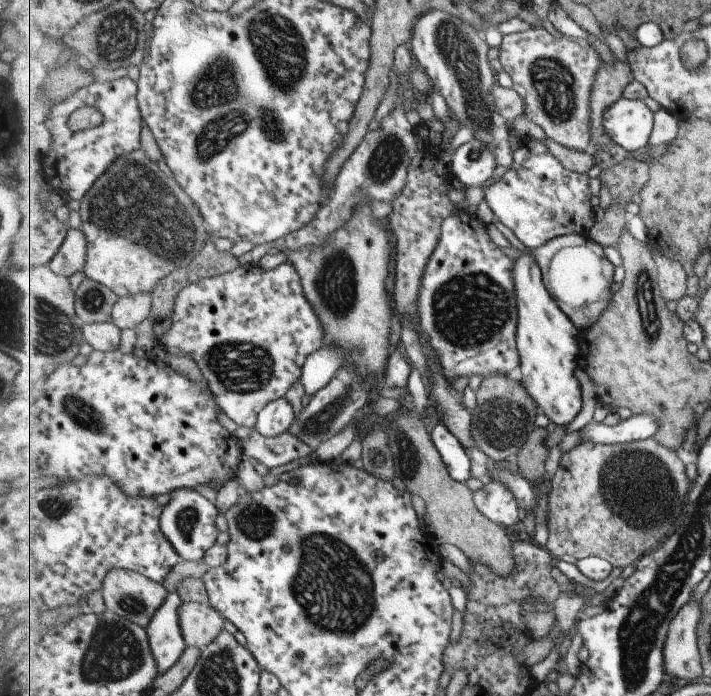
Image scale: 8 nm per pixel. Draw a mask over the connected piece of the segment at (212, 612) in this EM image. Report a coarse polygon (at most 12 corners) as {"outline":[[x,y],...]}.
{"outline":[[184,602],[187,647],[205,648],[225,630],[210,604]]}

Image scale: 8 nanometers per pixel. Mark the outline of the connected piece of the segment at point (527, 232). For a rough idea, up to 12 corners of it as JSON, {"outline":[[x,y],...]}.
{"outline":[[521,139],[485,187],[530,249],[595,226],[589,176]]}

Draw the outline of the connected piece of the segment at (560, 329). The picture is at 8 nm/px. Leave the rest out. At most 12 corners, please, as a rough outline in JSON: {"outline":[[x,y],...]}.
{"outline":[[515,260],[518,373],[550,422],[583,408],[579,331]]}

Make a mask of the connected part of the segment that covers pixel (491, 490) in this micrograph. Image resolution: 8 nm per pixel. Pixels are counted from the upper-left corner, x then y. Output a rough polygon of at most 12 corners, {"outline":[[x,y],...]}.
{"outline":[[499,480],[474,491],[475,506],[503,527],[523,518],[515,492]]}

